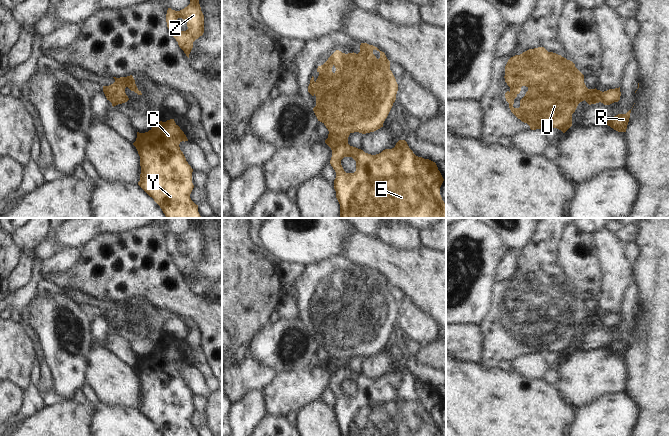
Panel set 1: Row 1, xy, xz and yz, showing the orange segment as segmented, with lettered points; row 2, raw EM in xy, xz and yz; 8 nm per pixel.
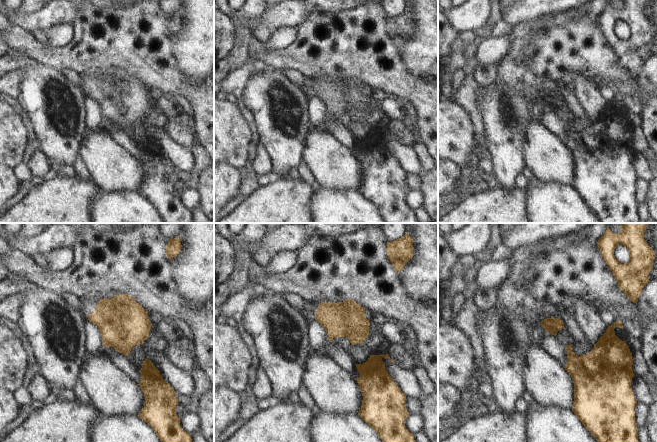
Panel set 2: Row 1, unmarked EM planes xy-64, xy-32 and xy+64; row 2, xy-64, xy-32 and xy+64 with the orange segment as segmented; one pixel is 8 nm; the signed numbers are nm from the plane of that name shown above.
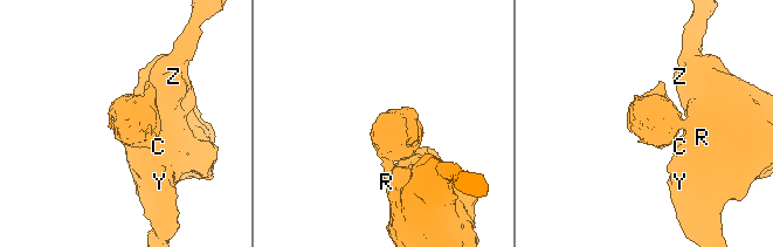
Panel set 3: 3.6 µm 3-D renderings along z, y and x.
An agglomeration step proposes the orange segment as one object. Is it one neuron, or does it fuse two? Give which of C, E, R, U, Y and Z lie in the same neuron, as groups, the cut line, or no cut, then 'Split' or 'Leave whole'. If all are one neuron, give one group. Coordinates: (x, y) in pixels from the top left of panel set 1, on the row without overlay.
Groups: C E R Y Z / U. Split along xz (329, 356), (349, 358). Split

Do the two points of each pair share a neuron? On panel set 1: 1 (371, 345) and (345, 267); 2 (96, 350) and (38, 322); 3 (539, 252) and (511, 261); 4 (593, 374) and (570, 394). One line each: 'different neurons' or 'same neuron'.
1: same neuron
2: different neurons
3: different neurons
4: same neuron

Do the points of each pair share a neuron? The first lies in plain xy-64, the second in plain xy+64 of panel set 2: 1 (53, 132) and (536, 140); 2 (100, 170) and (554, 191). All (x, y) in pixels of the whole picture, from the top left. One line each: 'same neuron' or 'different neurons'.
1: different neurons
2: different neurons

